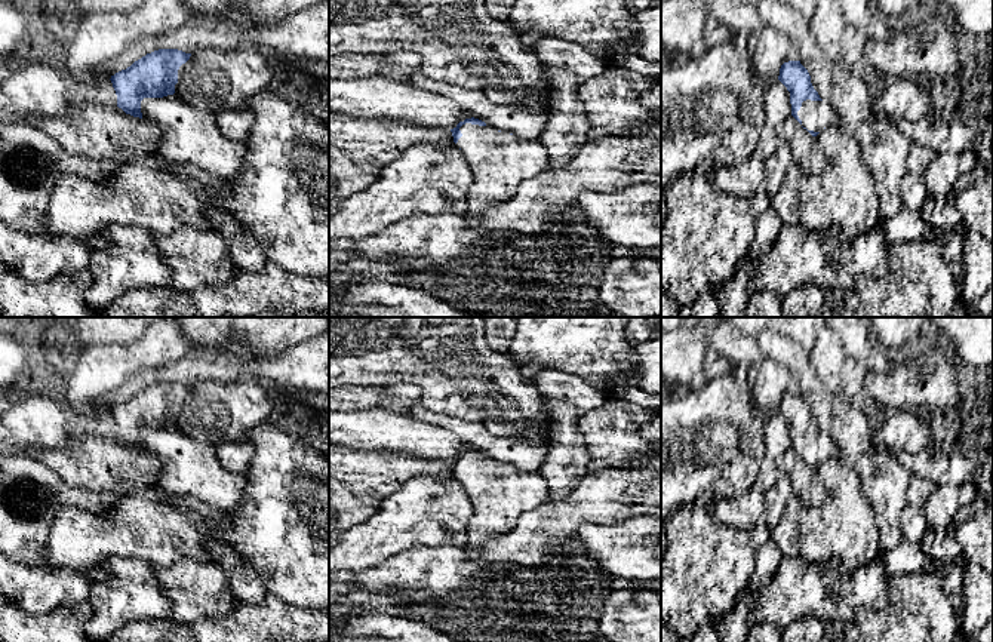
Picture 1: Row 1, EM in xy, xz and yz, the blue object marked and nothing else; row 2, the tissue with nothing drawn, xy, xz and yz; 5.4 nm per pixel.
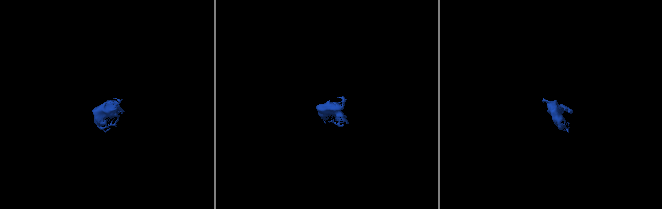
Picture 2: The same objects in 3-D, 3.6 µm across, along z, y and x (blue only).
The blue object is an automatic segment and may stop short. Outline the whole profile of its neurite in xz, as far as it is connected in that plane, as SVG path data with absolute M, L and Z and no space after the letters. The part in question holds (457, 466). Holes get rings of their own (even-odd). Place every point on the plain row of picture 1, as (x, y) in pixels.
M474 449L459 454L451 464L473 503L467 546L474 550L513 529L525 512L548 501L550 488L539 471L496 463Z

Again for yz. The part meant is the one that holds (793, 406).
M800 393L784 394L780 400L778 412L790 424L791 448L812 469L823 461L839 458L837 449L826 436L811 415L808 402Z

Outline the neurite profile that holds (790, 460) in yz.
M790 448L777 460L780 474L787 473L793 492L799 495L803 507L820 506L826 498L824 483L802 457Z

